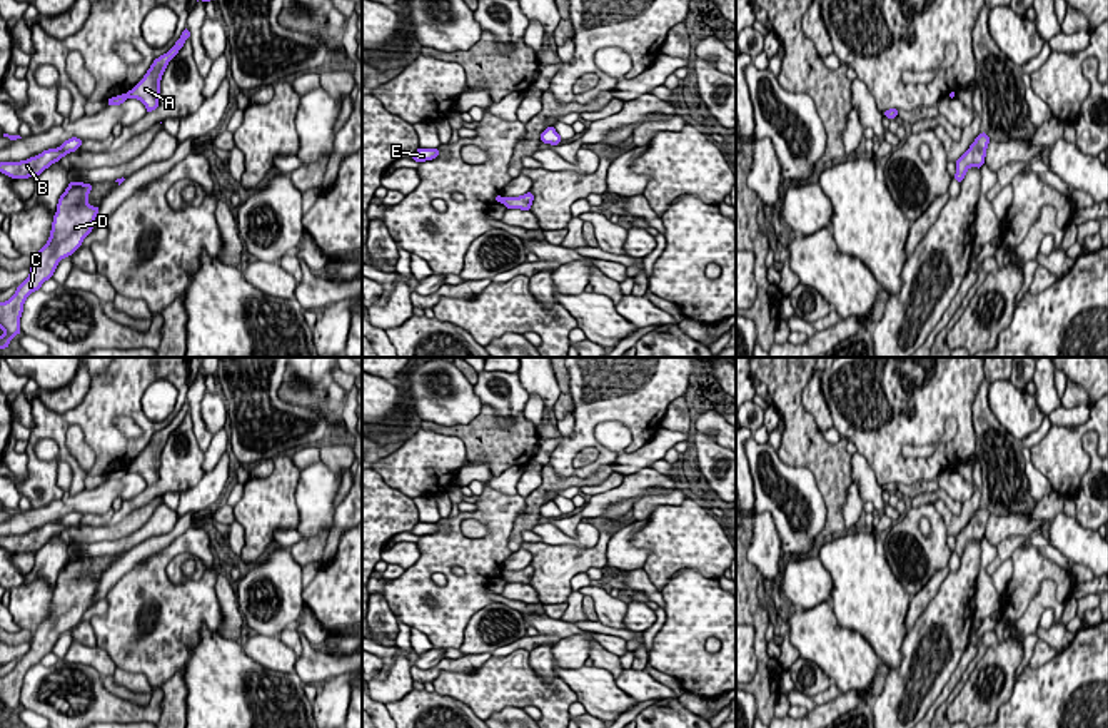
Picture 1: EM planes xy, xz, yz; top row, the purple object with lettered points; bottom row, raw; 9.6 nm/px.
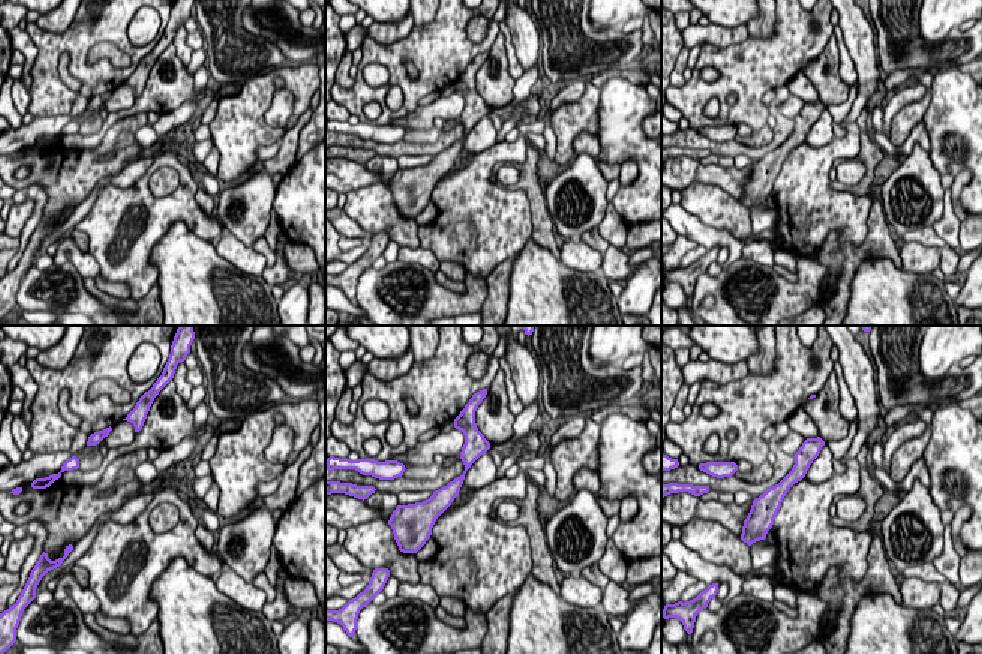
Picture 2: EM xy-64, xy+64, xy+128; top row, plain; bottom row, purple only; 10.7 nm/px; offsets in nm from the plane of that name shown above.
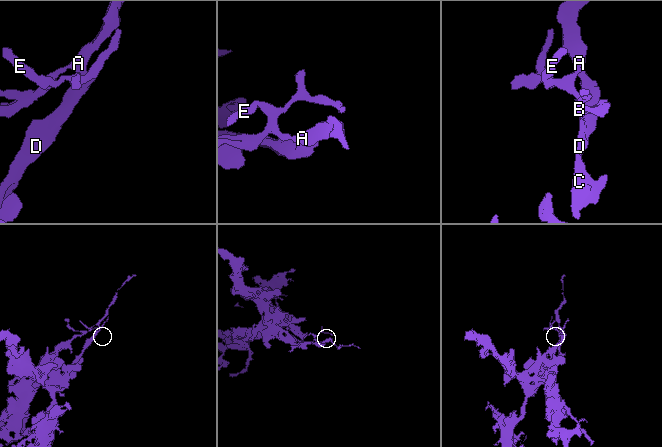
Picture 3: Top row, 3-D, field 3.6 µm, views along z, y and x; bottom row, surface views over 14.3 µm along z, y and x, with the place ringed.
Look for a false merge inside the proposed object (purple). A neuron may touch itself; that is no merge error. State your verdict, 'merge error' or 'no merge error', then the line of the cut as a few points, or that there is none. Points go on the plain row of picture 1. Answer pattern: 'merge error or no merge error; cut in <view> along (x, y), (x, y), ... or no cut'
merge error; cut in xy along (59, 521), (67, 526)

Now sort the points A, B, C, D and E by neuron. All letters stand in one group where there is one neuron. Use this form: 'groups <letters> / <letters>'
groups A B C D / E

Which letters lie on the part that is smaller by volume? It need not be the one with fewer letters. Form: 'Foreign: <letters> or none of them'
Foreign: E

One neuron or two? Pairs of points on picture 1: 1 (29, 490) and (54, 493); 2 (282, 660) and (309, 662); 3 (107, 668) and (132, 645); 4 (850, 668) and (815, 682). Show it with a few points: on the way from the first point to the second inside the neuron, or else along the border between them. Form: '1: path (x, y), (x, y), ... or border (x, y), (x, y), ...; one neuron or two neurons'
1: path (35, 486), (47, 486); one neuron
2: border (299, 658), (292, 670); two neurons
3: border (97, 645), (115, 667); two neurons
4: border (800, 655), (811, 660), (831, 680); two neurons

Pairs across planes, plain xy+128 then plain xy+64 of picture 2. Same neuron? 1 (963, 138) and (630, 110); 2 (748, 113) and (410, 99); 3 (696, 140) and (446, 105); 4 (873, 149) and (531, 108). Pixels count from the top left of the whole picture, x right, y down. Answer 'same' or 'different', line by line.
1: same
2: same
3: different
4: different

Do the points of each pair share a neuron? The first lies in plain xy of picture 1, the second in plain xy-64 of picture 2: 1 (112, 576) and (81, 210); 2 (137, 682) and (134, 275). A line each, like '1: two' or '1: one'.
1: one
2: two

